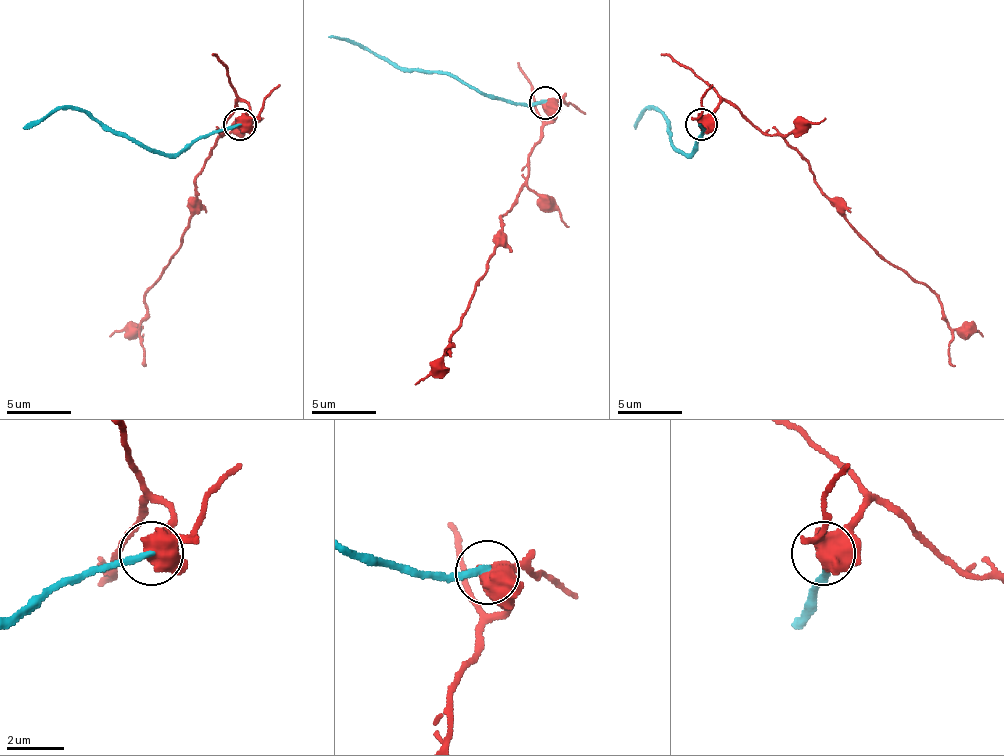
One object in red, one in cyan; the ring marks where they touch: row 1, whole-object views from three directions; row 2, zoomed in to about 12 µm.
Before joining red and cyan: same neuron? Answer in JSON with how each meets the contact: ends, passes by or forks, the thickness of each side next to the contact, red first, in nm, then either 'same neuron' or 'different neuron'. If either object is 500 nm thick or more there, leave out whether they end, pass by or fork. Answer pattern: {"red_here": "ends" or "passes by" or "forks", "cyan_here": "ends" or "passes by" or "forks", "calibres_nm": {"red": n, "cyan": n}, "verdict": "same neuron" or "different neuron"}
{"calibres_nm": {"red": 550, "cyan": 240}, "verdict": "different neuron"}

